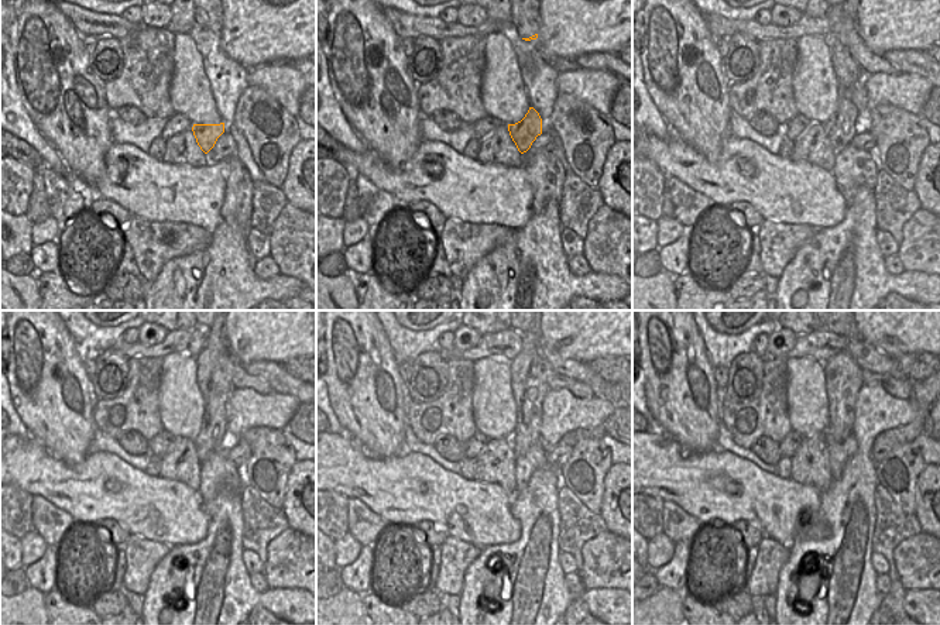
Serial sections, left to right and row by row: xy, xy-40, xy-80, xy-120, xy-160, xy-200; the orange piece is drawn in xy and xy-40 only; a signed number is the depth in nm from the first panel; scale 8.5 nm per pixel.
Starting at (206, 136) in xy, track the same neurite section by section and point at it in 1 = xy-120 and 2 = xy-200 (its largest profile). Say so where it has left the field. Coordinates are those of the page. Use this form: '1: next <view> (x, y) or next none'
1: next xy-120 (215, 384)
2: next xy-200 (843, 377)

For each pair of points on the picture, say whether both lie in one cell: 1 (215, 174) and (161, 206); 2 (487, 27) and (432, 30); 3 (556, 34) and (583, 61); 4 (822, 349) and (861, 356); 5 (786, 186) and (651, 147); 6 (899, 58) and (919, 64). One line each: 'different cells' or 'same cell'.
1: same cell
2: same cell
3: different cells
4: same cell
5: same cell
6: same cell

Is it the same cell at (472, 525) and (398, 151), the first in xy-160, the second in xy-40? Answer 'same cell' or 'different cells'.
different cells

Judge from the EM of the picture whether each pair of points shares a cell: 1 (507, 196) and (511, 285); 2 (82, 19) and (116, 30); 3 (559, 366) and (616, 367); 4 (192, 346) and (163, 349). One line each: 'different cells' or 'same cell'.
1: different cells
2: same cell
3: different cells
4: same cell

